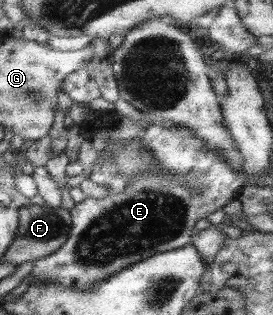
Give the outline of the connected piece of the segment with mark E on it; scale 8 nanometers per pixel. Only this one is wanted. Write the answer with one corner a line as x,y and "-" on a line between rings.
155,119
147,125
142,125
139,137
142,146
154,158
154,164
166,170
166,175
160,177
142,175
130,183
126,182
122,192
114,193
102,188
104,197
100,197
100,200
84,197
79,203
68,204
71,226
66,239
54,253
32,261
30,285
42,283
63,289
89,289
107,279
109,275
119,273
152,254
189,245
194,233
194,223
230,203
235,199
239,189
248,184
248,178
244,174
234,172
232,166
226,164
224,158
218,156
216,152
208,150
204,142
200,142
200,138
196,139
192,132
170,120

